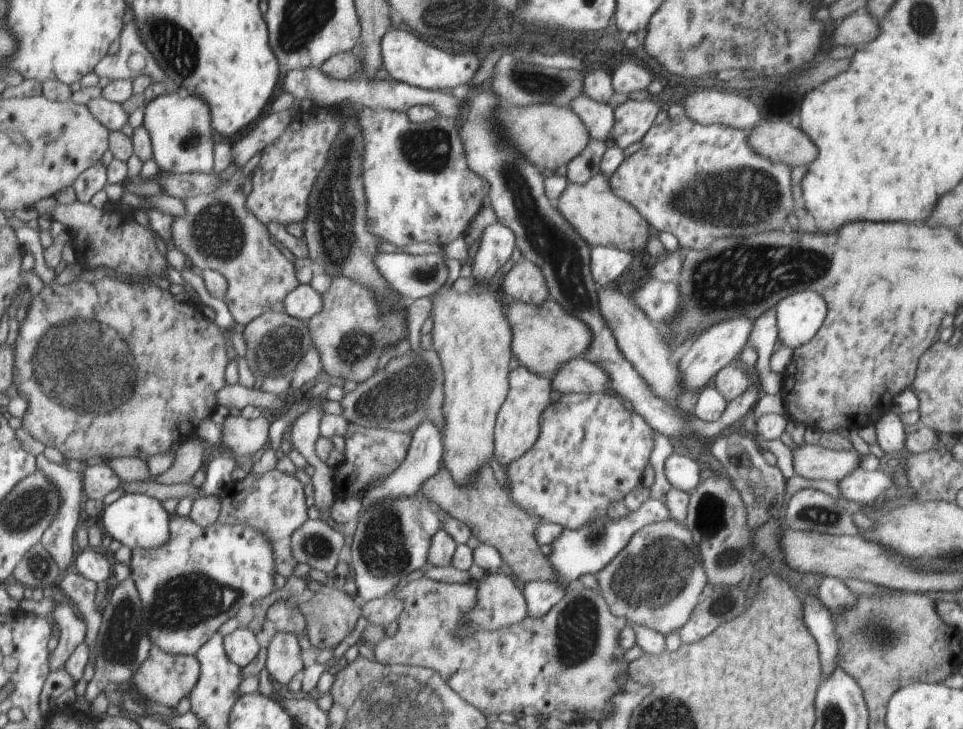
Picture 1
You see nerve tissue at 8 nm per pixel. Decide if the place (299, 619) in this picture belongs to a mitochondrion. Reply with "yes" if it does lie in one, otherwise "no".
no

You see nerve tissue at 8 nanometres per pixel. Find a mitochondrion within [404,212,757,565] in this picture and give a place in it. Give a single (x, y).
(711, 518)

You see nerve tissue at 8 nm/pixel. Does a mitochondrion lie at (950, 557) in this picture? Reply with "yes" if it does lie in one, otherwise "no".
yes

